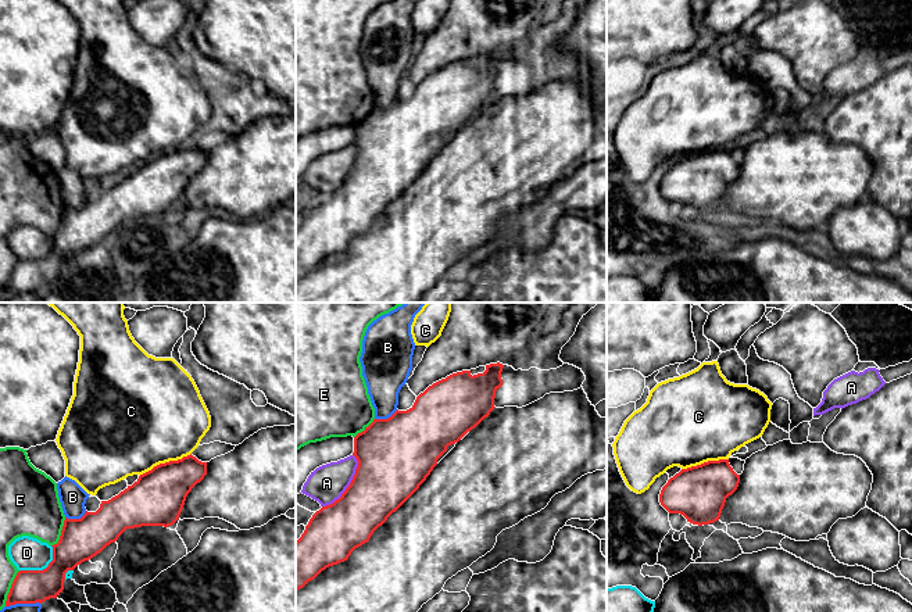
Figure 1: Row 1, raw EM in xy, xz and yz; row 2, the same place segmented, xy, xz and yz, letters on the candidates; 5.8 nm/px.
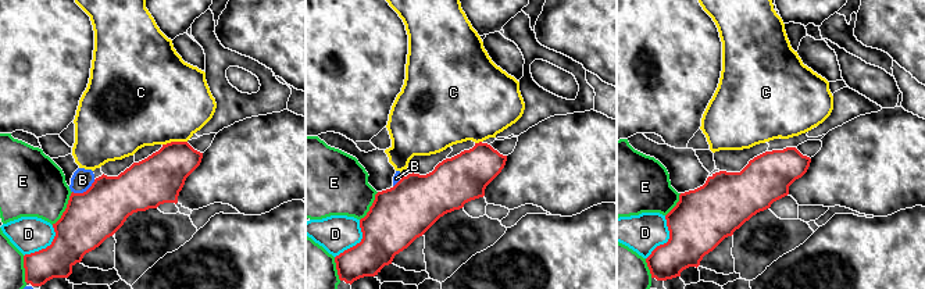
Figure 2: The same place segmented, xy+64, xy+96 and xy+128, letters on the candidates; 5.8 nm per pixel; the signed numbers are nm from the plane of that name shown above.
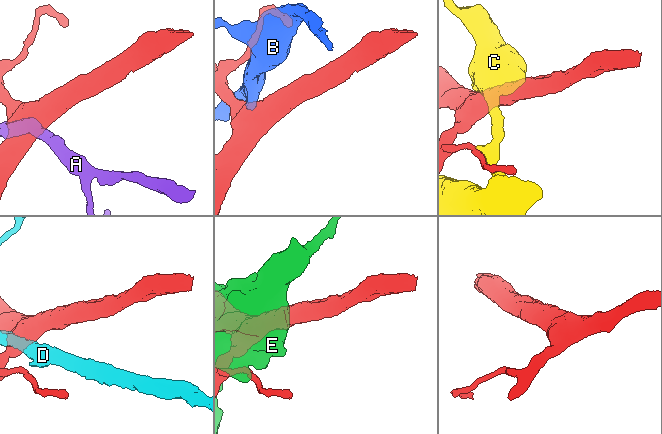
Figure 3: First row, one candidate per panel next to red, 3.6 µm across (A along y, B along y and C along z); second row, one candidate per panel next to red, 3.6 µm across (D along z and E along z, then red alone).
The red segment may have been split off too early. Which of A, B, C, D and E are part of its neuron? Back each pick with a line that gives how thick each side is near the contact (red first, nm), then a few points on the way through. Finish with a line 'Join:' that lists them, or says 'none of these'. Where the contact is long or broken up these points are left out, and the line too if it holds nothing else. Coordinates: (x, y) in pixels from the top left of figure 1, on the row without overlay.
Join: none of these

